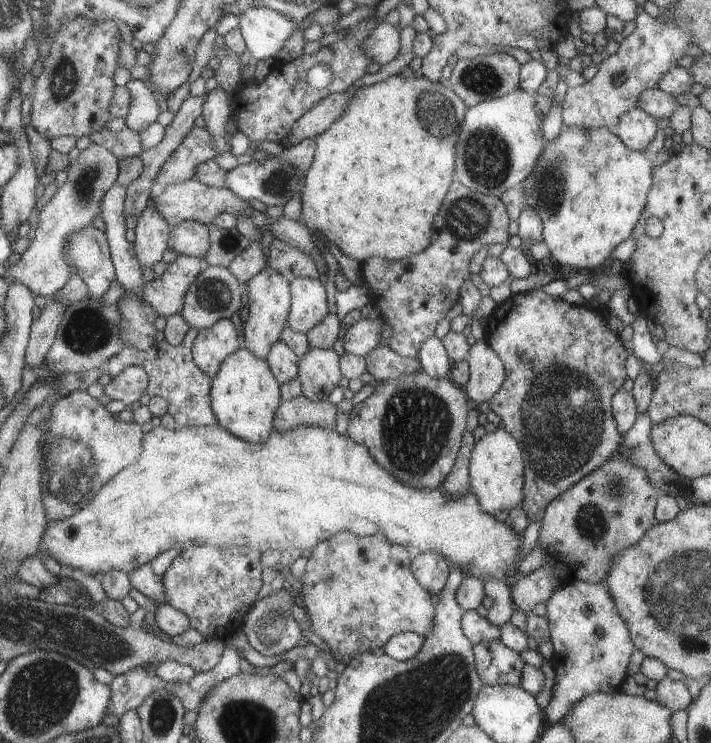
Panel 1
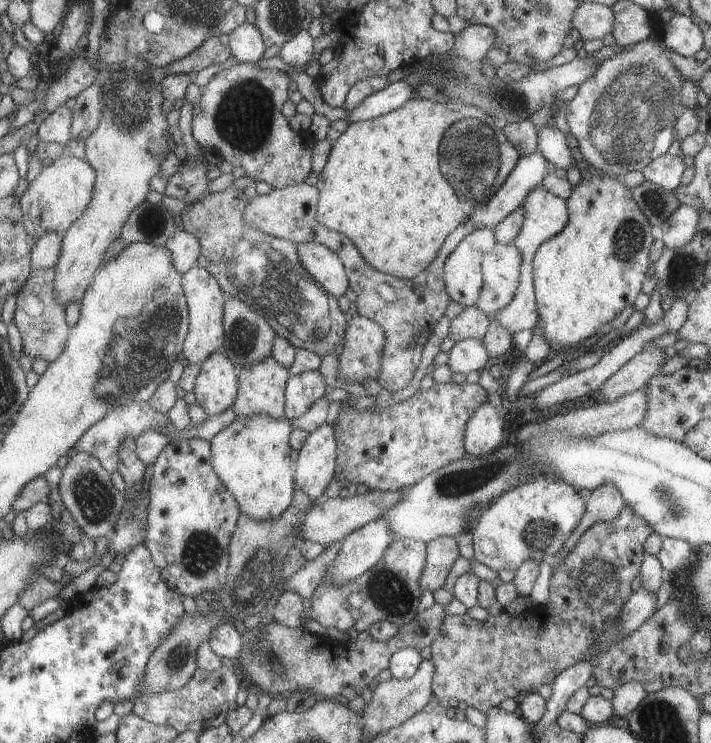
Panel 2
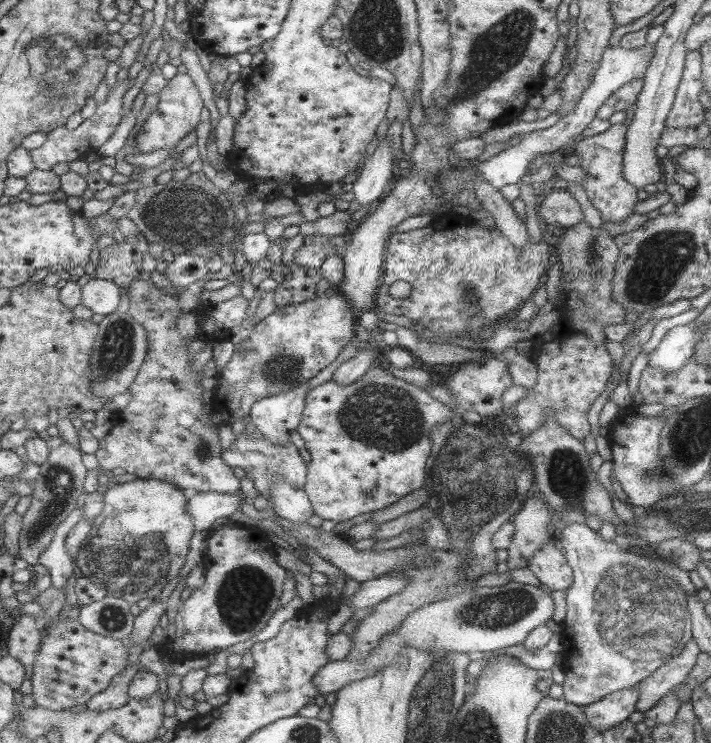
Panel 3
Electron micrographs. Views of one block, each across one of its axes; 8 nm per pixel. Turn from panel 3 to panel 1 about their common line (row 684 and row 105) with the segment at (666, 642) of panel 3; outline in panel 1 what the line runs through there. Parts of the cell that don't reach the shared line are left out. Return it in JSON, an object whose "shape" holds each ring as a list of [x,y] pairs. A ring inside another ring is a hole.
{"shape":[[[640,9],[634,19],[633,32],[618,44],[617,51],[597,59],[598,69],[594,76],[567,88],[560,105],[563,125],[582,129],[605,127],[612,130],[620,116],[639,102],[640,92],[655,87],[661,74],[676,65],[687,46],[692,44],[692,33],[674,21],[661,16],[652,18]]]}

